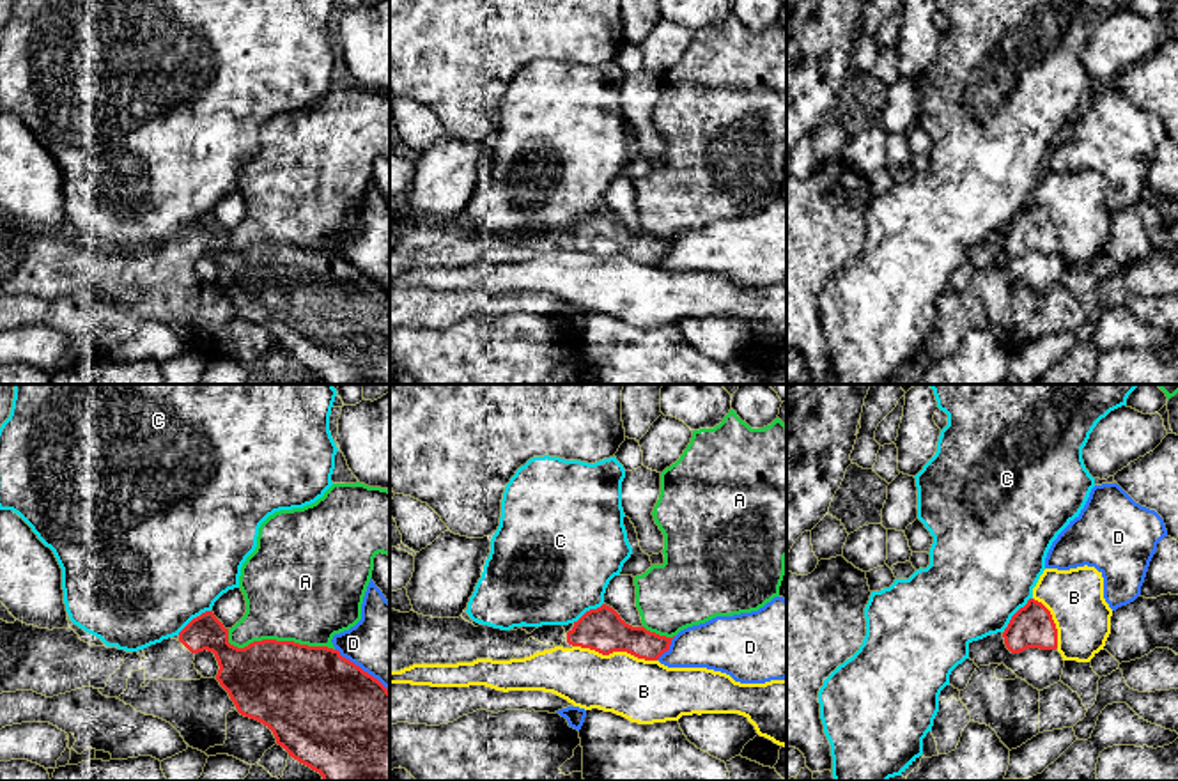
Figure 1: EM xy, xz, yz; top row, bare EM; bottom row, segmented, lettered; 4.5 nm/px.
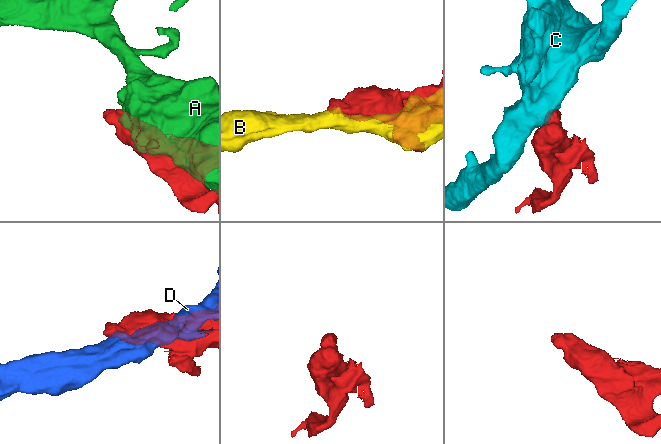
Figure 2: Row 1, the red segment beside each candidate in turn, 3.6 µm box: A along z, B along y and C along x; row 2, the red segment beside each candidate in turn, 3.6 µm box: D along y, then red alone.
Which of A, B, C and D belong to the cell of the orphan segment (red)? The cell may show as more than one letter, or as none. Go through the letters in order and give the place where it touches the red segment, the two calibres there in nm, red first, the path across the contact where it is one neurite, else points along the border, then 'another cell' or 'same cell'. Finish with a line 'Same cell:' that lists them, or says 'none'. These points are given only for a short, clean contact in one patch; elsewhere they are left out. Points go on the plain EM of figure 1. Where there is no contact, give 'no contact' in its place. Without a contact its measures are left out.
A: meets red in xy at (275, 243); 420 nm thick on the red side, 460 nm on the other; another cell
B: meets red in xz at (615, 254); 200 nm thick on the red side, 280 nm on the other; another cell
C: meets red in yz at (1014, 218); 190 nm thick on the red side, 480 nm on the other; border along yz (1031, 201), (1012, 220), (1003, 236); another cell
D: meets red in xz at (668, 252); 150 nm thick on the red side, 260 nm on the other; another cell
Same cell: none

